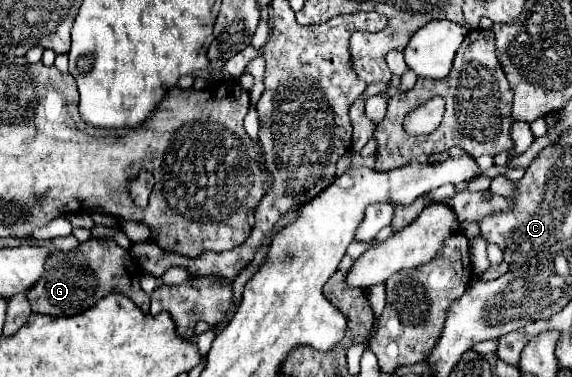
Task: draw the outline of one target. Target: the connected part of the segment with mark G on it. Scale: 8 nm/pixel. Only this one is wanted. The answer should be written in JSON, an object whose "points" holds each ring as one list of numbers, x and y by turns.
{"points":[[88,239,80,243,78,251,54,251,46,261,46,271,42,279,34,285,34,291,26,293,34,313,46,315,76,315,92,307,104,295,116,291,130,297,144,313,150,309,150,295,142,287,134,285,136,273,140,275,134,259,126,249,110,239]]}

